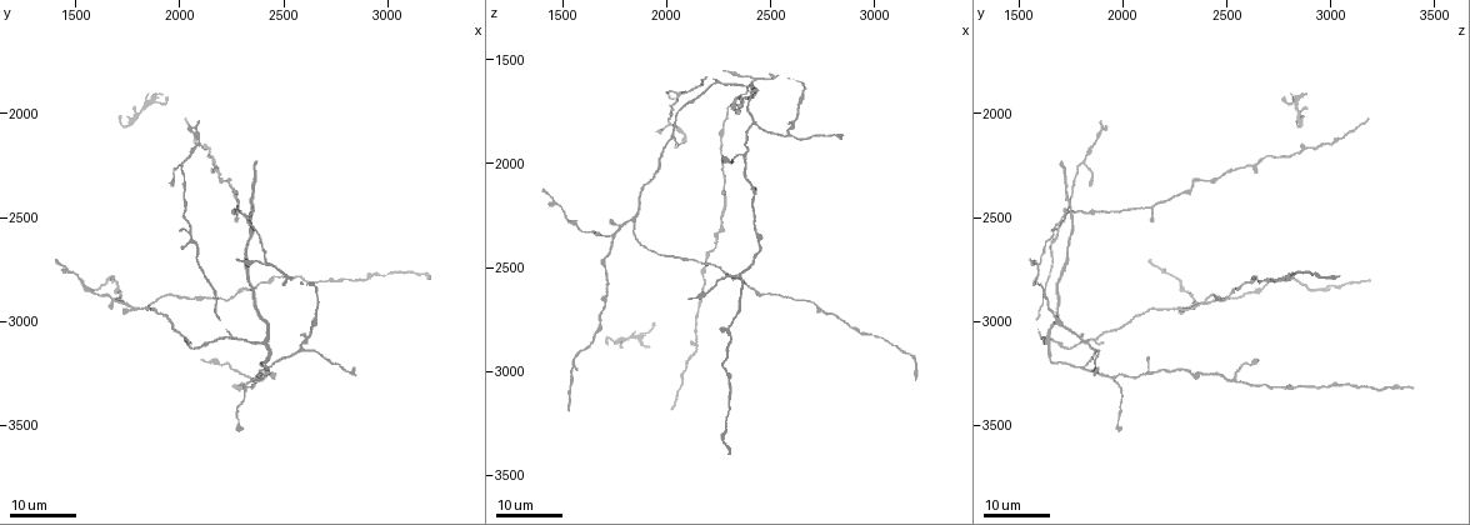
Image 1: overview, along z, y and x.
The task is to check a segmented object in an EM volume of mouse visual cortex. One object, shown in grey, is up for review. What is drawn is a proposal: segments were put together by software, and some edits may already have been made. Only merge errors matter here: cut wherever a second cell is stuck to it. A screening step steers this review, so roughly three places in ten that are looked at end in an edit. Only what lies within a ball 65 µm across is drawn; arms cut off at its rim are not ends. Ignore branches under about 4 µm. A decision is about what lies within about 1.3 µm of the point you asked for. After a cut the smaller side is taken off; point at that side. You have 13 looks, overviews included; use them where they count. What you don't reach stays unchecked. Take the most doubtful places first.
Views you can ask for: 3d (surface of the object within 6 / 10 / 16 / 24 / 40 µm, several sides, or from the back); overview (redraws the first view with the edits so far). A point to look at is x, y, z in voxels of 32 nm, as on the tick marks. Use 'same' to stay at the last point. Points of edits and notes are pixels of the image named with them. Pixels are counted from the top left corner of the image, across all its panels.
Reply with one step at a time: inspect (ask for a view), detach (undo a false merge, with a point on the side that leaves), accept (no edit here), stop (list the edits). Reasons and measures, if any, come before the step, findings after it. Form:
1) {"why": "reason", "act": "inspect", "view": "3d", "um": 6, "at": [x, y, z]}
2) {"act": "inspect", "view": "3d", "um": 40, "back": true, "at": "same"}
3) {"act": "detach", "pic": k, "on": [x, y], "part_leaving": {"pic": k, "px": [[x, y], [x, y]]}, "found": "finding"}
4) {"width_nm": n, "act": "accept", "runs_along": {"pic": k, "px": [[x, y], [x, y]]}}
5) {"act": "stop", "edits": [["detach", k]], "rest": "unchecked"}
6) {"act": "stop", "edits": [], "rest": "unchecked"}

{"why": "three arms meet", "act": "inspect", "view": "3d", "um": 16, "at": [2330, 2510, 1720]}

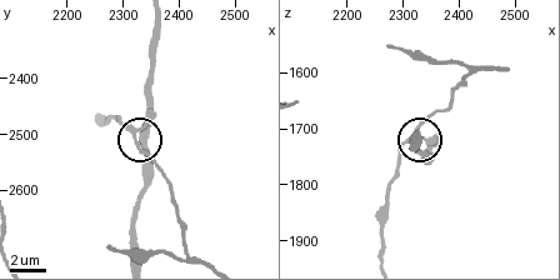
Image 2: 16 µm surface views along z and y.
{"act": "inspect", "view": "3d", "um": 10, "at": "same"}

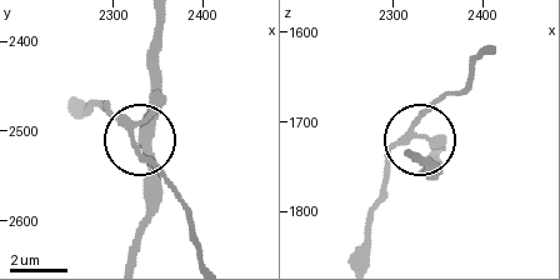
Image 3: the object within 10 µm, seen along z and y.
{"arms": 3, "act": "accept", "runs_along": {"pic": 3, "px": [[134, 256], [153, 89], [134, 141], [181, 196]]}, "found": "continuous, no second cell"}

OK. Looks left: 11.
{"why": "three arms meet", "act": "inspect", "view": "3d", "um": 16, "at": [2570, 3130, 1850]}

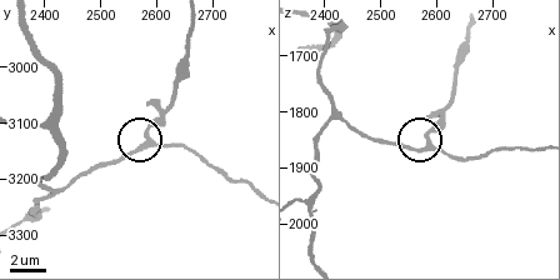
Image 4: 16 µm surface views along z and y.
{"why": "zoom in", "act": "inspect", "view": "3d", "um": 10, "at": [2590, 3130, 1860]}

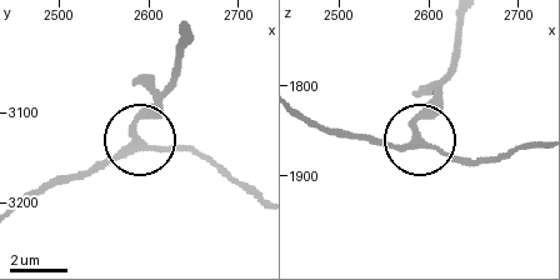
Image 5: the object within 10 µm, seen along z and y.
{"width_nm": 230, "act": "accept", "runs_along": {"pic": 5, "px": [[303, 115], [346, 134], [404, 149], [425, 144], [480, 163]]}, "found": "all the same cell"}

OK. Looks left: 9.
{"why": "branch point", "act": "inspect", "view": "3d", "um": 24, "at": [1740, 2920, 2350]}

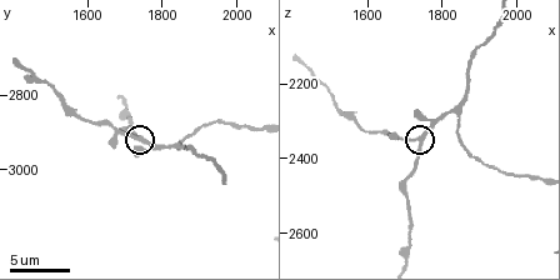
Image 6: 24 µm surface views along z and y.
{"act": "inspect", "view": "3d", "um": 10, "at": [1750, 2920, 2360]}

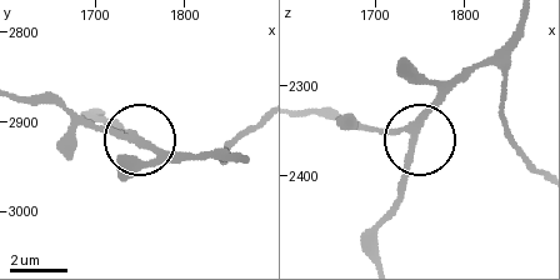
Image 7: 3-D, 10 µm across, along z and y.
{"act": "accept", "runs_along": {"pic": 7, "px": [[245, 161], [166, 154], [143, 140], [75, 125]]}, "found": "continuous, no second cell"}

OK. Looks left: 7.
{"why": "branch point", "act": "inspect", "view": "3d", "um": 24, "at": [2380, 3270, 1960]}

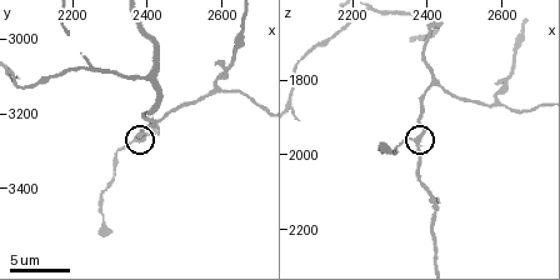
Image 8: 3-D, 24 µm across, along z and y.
{"act": "inspect", "view": "3d", "um": 10, "at": [2370, 3270, 1960]}

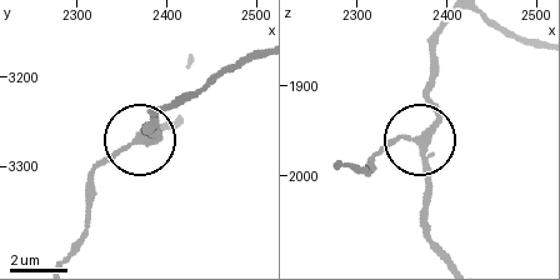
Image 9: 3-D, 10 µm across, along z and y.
{"width_nm": 220, "act": "accept", "runs_along": {"pic": 9, "px": [[448, 23], [435, 45], [433, 124], [366, 164]]}, "found": "one cell here"}

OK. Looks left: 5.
{"act": "inspect", "view": "3d", "um": 24, "at": [2340, 3290, 2530]}

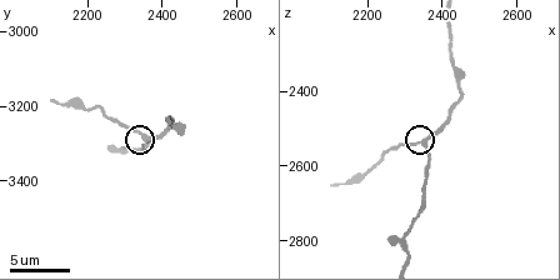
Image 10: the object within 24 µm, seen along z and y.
{"act": "inspect", "view": "3d", "um": 6, "at": [2350, 3280, 2540]}

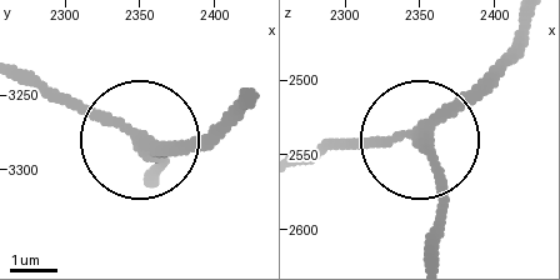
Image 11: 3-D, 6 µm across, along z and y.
{"side_arm_um": 11, "act": "accept", "runs_along": {"pic": 11, "px": [[248, 104], [196, 135], [149, 139], [45, 84]]}, "found": "one cell here"}

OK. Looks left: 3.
{"why": "sudden change in width", "act": "inspect", "view": "3d", "um": 10, "at": [1530, 2800, 2280]}

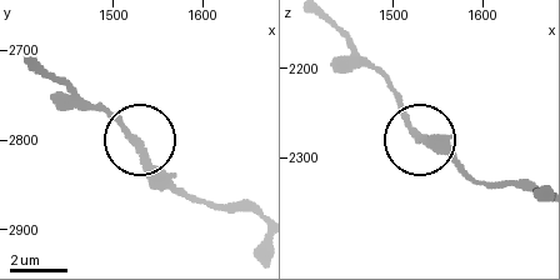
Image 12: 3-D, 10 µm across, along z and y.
{"act": "accept", "runs_along": {"pic": 12, "px": [[256, 214], [199, 201], [170, 183], [146, 146], [100, 106]]}, "found": "one cell here"}

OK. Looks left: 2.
{"act": "stop", "edits": [], "rest": "unchecked"}

